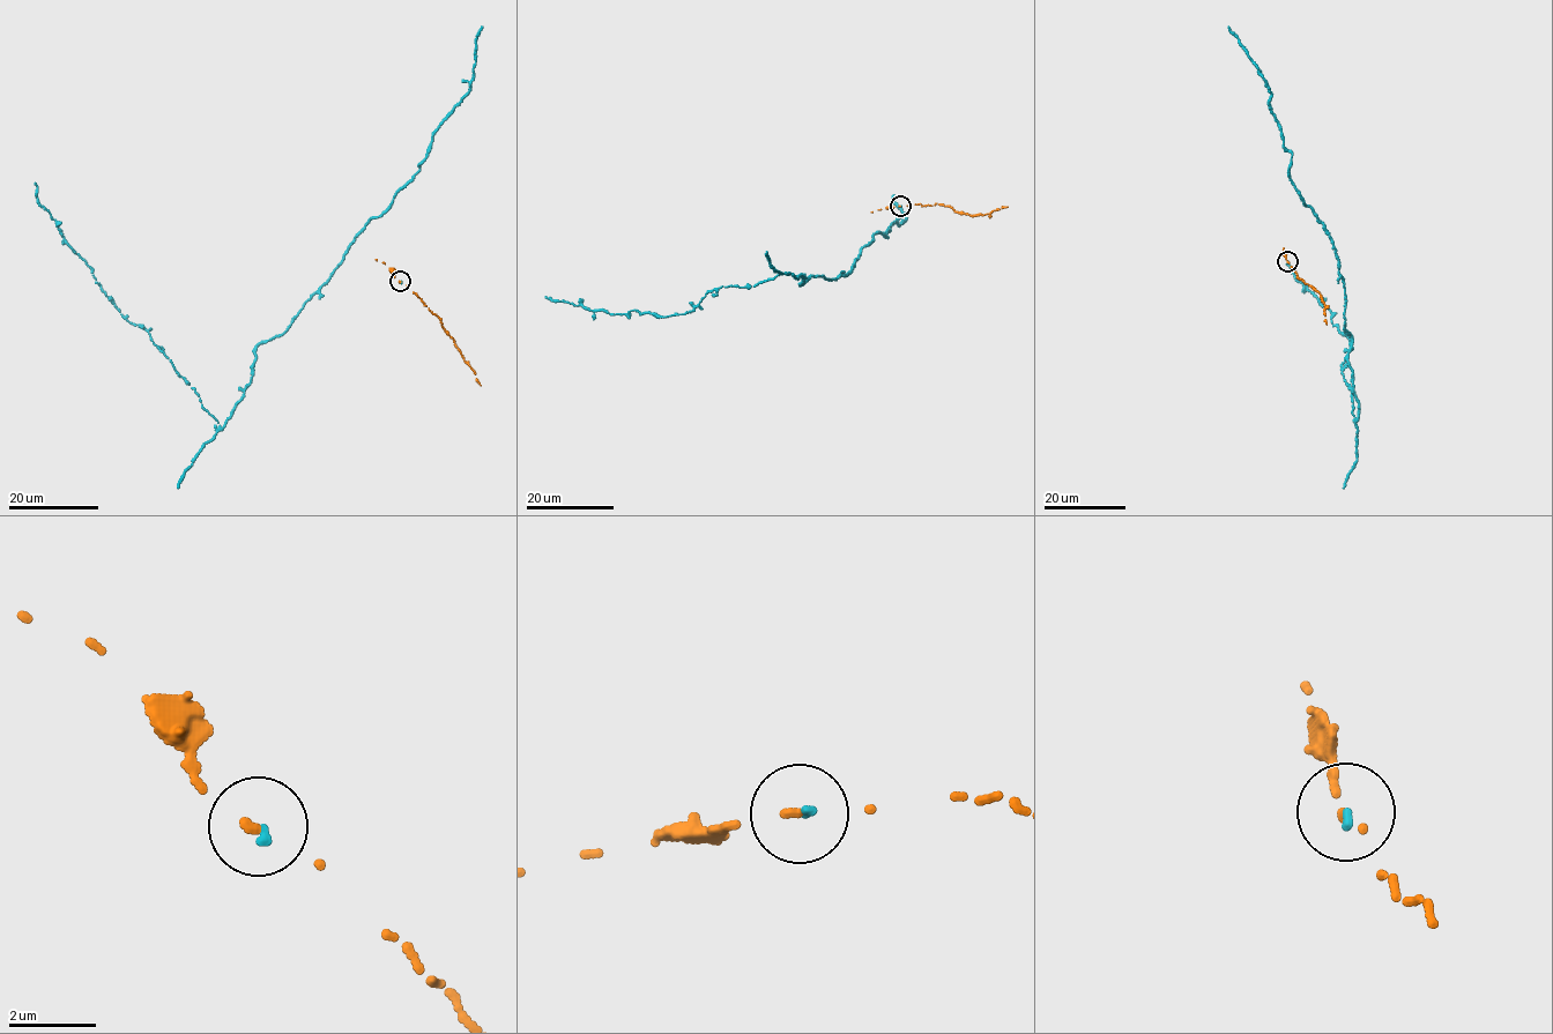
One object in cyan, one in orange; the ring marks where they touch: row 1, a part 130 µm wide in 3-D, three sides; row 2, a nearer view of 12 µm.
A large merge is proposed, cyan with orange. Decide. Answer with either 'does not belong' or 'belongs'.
belongs

